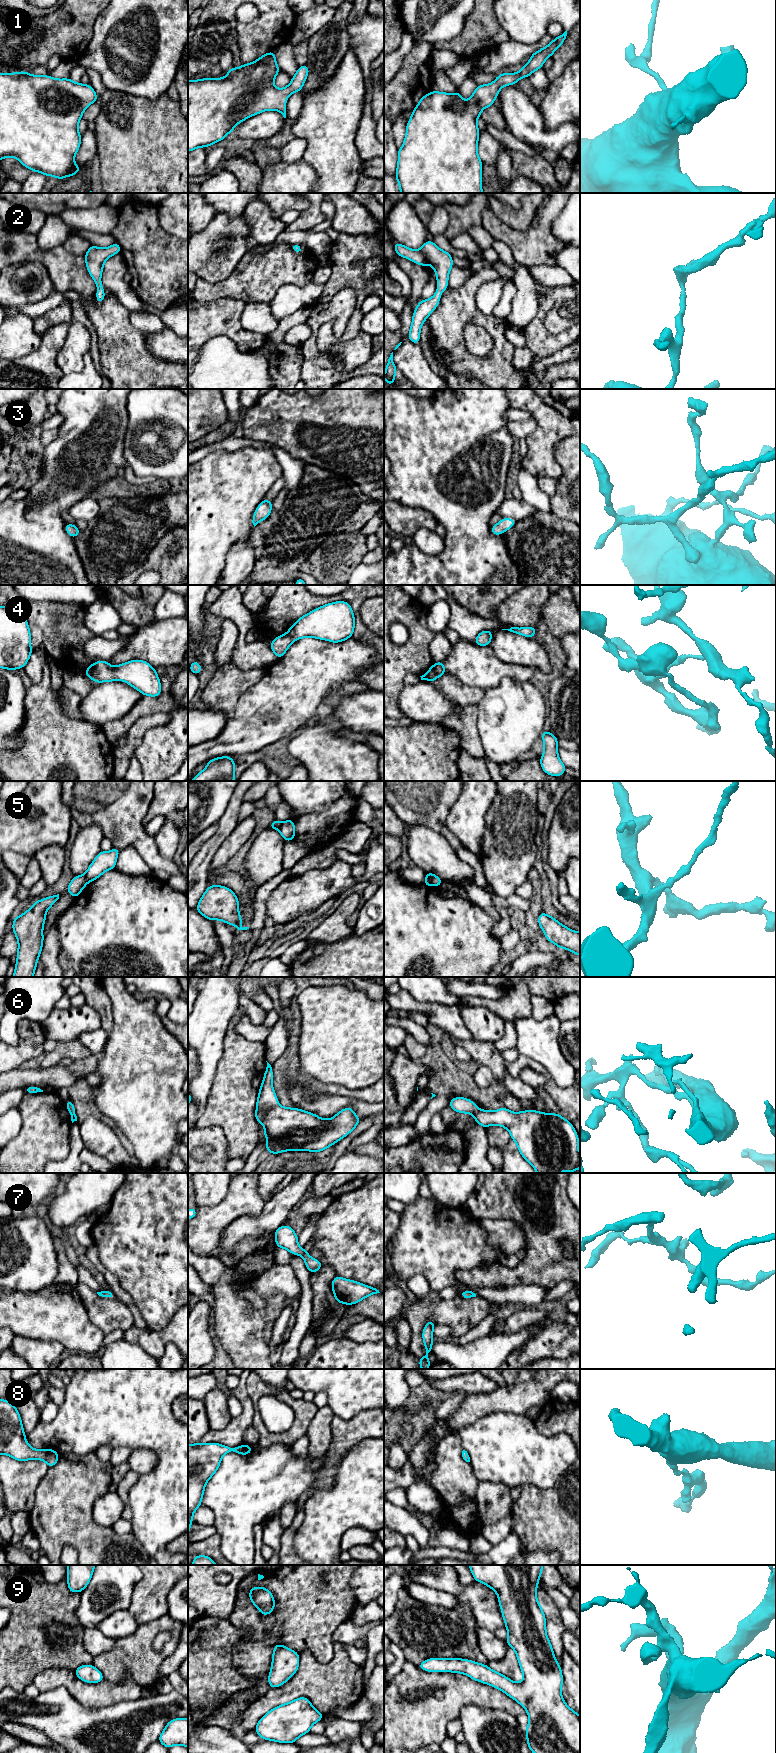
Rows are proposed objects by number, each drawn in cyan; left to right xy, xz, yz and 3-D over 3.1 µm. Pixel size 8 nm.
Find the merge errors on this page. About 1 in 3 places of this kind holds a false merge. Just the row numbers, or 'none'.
4, 5, 6

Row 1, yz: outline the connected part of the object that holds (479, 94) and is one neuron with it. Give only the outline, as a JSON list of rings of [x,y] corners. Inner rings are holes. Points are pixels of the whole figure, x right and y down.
[[[567,30],[553,41],[534,52],[528,63],[522,66],[518,73],[502,73],[498,75],[491,84],[478,85],[469,100],[464,101],[459,90],[454,94],[431,91],[424,95],[414,108],[411,118],[406,125],[406,136],[404,143],[398,149],[398,164],[395,178],[399,183],[400,193],[483,193],[482,192],[482,166],[477,147],[480,130],[476,124],[480,118],[481,111],[493,106],[503,86],[517,83],[521,78],[529,77],[534,71],[542,68],[545,60],[564,43]]]

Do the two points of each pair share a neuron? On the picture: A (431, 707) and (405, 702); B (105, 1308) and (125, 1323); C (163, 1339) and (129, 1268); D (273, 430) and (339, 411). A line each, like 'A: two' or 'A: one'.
A: one
B: one
C: two
D: one

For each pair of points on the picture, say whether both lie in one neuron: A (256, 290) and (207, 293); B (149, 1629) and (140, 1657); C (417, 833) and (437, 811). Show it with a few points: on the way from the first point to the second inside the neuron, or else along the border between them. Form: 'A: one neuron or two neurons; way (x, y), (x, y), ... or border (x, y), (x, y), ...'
A: one neuron; way (244, 287), (231, 287), (219, 290)
B: one neuron; way (144, 1636), (140, 1643), (140, 1650)
C: two neurons; border (412, 824), (424, 824), (439, 833)

